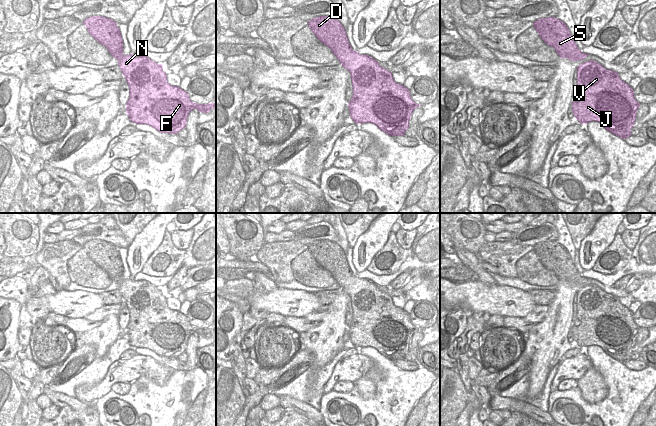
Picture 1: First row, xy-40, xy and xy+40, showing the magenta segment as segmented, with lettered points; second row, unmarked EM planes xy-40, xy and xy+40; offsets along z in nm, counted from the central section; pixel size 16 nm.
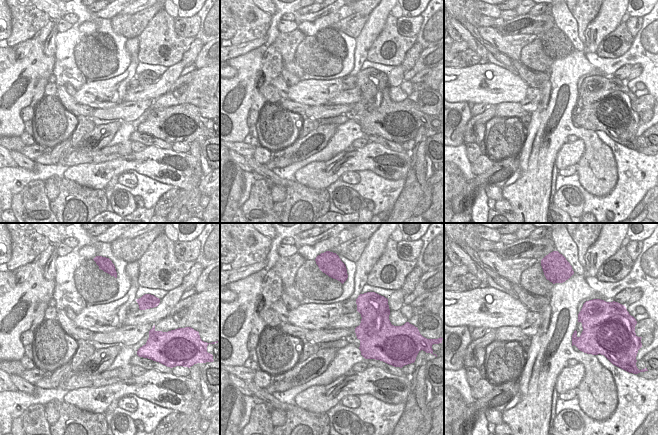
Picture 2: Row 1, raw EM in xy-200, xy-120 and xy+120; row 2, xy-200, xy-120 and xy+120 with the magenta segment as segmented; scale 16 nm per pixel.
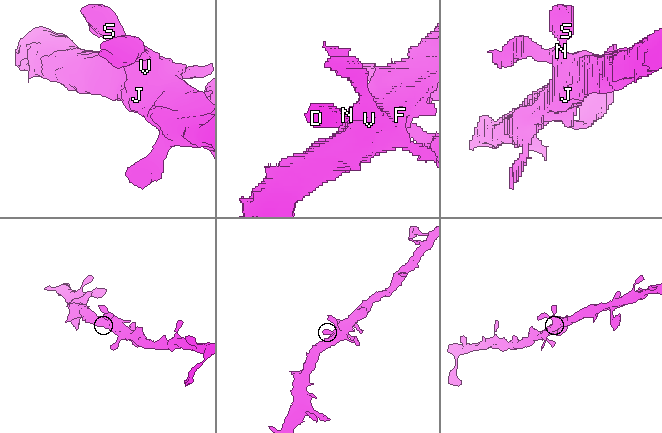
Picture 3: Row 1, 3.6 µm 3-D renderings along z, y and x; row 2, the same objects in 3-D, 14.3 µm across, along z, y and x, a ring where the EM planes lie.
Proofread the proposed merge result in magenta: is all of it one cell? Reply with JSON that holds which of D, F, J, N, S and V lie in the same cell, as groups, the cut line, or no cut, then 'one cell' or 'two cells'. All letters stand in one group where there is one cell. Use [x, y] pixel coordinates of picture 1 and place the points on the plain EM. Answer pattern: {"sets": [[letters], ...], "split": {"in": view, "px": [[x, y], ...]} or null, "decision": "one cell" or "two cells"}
{"sets": [["D", "F", "J", "N", "S", "V"]], "split": null, "decision": "one cell"}

